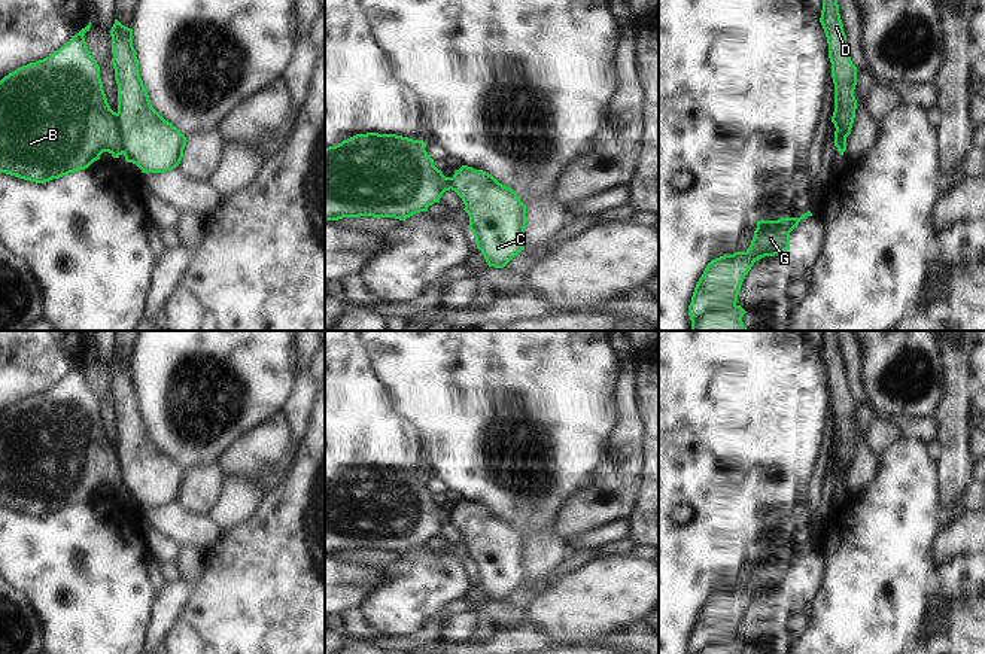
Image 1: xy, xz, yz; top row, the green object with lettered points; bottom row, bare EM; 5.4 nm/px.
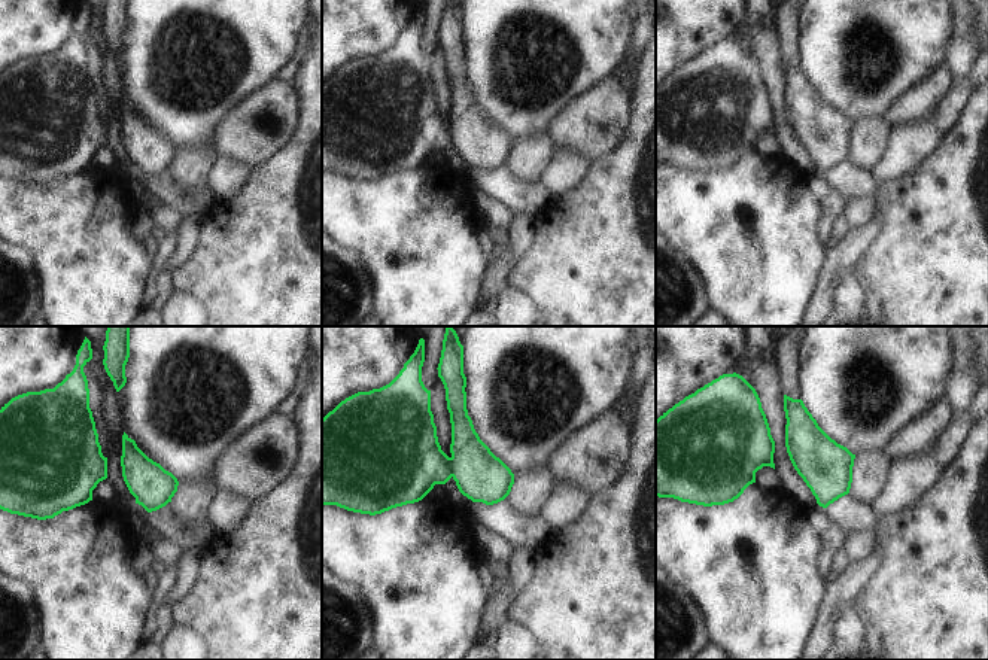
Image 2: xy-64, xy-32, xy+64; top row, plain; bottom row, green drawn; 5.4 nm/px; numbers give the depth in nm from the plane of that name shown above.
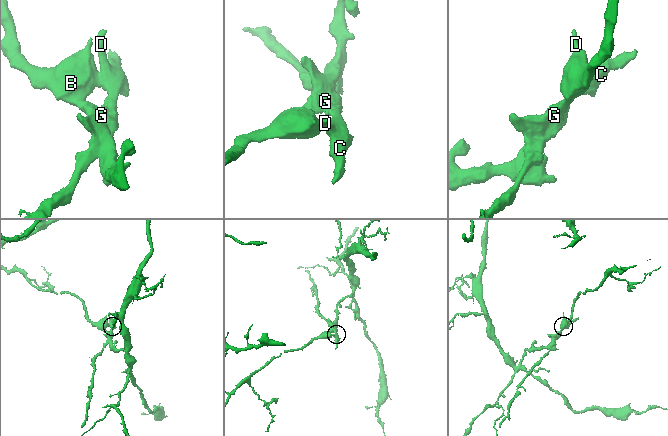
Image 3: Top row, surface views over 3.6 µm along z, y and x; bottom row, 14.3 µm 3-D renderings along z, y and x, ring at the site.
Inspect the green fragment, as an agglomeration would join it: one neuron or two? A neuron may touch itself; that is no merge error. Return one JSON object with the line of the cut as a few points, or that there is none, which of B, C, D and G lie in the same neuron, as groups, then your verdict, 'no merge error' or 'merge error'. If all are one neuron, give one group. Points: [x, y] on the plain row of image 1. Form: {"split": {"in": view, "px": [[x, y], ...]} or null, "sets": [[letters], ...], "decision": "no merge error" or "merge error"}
{"split": {"in": "xy", "px": [[116, 447], [121, 456], [124, 486]]}, "sets": [["B", "G"], ["C", "D"]], "decision": "merge error"}

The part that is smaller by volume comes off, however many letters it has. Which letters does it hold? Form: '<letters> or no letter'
C, D

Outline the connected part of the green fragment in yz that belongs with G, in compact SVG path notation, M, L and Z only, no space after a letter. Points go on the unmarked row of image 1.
M799 551L757 554L750 581L712 593L699 612L688 639L690 654L708 644L732 644L738 636L742 615L756 594L790 584L790 566Z

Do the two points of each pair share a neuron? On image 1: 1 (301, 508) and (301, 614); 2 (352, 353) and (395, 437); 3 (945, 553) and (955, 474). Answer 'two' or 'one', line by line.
1: one
2: one
3: two

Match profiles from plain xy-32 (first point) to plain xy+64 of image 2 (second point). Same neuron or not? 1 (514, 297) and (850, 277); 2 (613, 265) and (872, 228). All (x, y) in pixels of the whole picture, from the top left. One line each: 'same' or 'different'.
1: same
2: different

